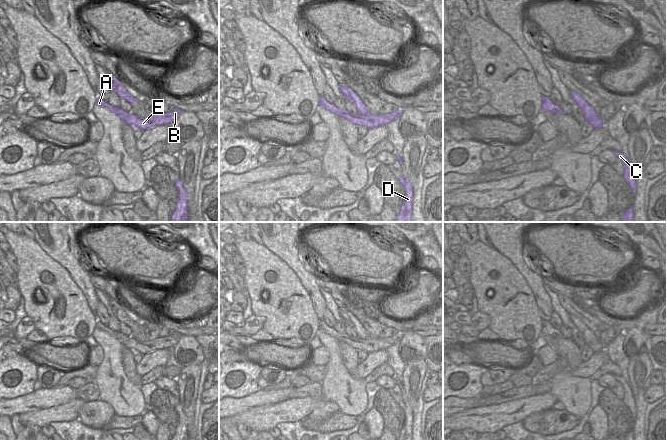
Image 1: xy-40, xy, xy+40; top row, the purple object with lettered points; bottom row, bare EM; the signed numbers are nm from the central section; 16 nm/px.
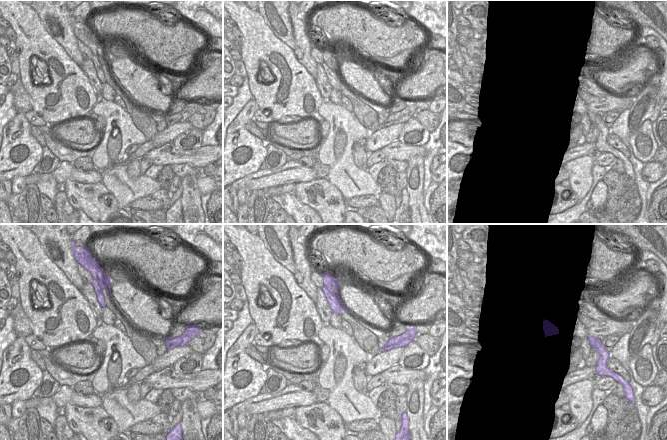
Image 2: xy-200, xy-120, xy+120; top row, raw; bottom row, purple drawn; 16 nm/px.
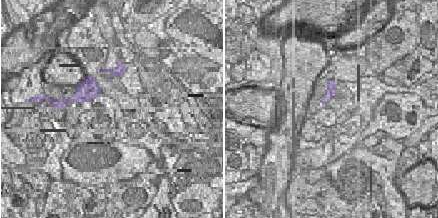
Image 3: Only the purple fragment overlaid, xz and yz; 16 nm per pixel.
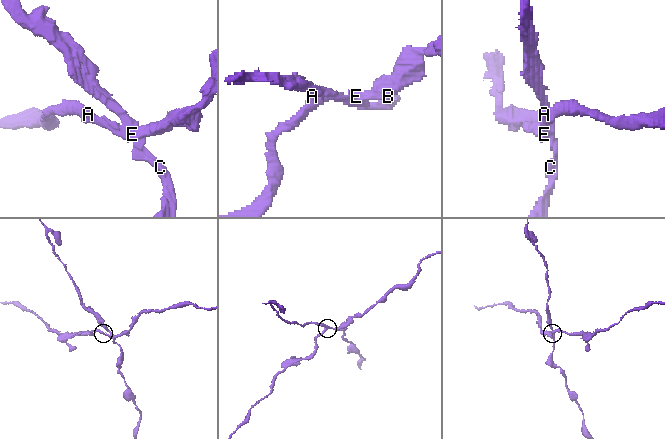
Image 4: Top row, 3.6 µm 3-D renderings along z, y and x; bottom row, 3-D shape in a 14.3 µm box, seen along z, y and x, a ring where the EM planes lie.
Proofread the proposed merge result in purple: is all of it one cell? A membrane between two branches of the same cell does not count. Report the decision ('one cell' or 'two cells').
two cells

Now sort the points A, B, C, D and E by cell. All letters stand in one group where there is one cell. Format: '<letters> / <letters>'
A B E / C D

